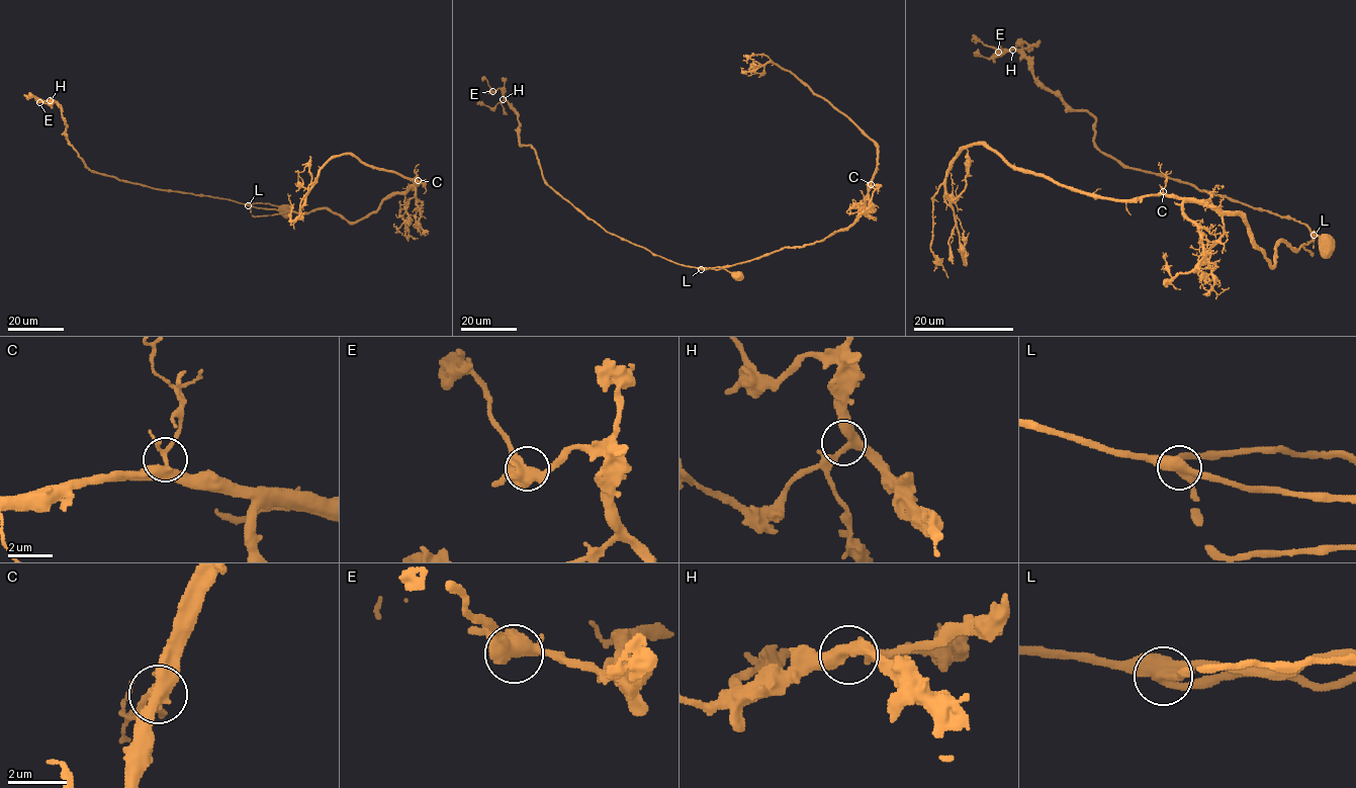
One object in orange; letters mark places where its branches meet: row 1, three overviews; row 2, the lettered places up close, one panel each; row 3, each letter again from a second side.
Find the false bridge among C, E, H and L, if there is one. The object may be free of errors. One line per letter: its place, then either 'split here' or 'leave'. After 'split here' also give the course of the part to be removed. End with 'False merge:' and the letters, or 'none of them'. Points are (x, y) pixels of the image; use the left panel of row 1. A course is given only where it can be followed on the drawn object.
C: at (418, 180); leave
E: at (39, 102); leave
H: at (50, 100); leave
L: at (248, 205); leave
False merge: none of them

